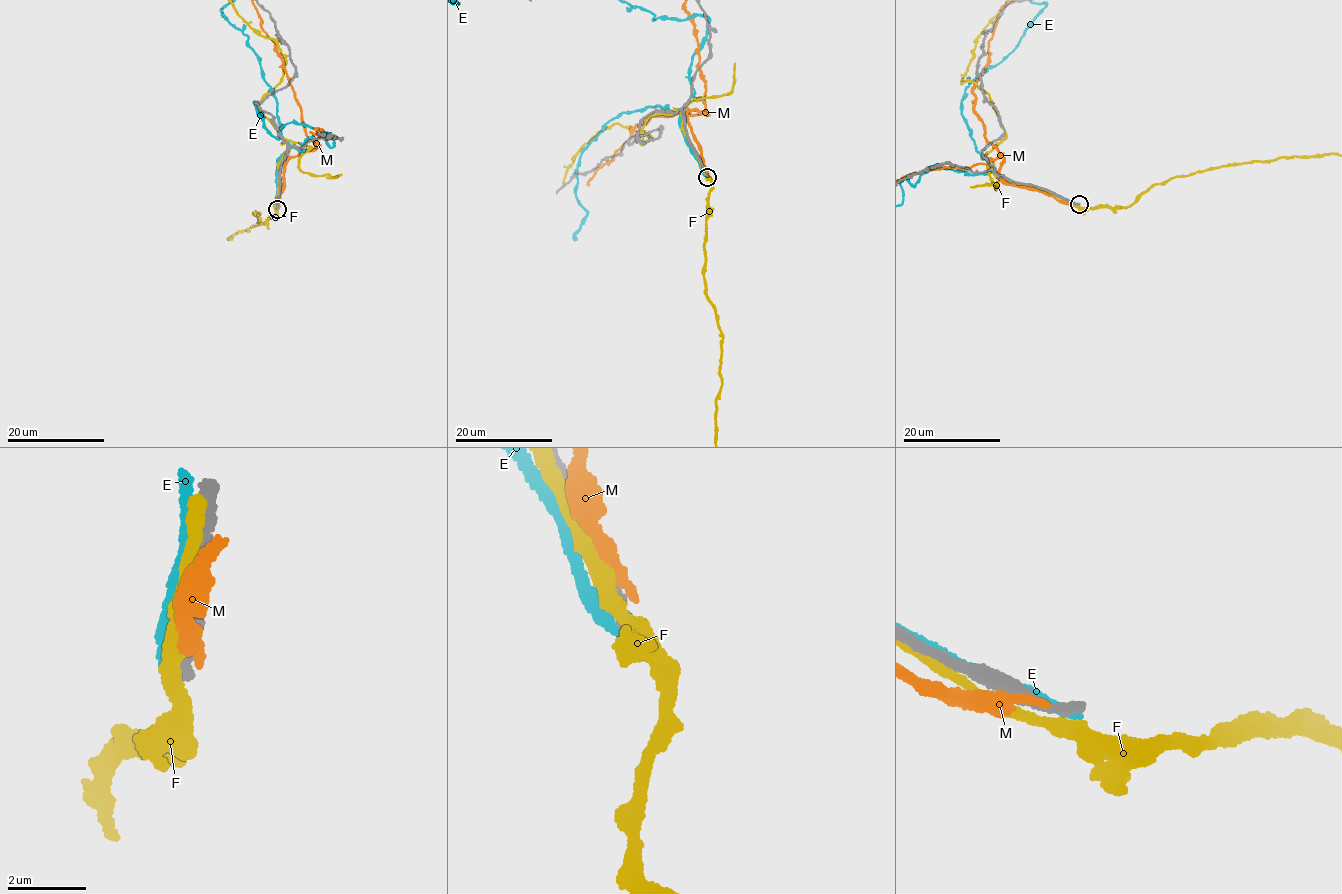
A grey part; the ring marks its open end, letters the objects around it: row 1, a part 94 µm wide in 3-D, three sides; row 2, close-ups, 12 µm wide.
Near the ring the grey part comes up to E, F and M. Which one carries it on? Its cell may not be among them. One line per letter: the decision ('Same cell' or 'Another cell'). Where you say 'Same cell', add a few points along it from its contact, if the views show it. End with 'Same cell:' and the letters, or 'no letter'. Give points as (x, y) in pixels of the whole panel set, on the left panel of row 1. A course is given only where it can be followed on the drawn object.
E: Another cell
F: Another cell
M: Another cell
Same cell: no letter

